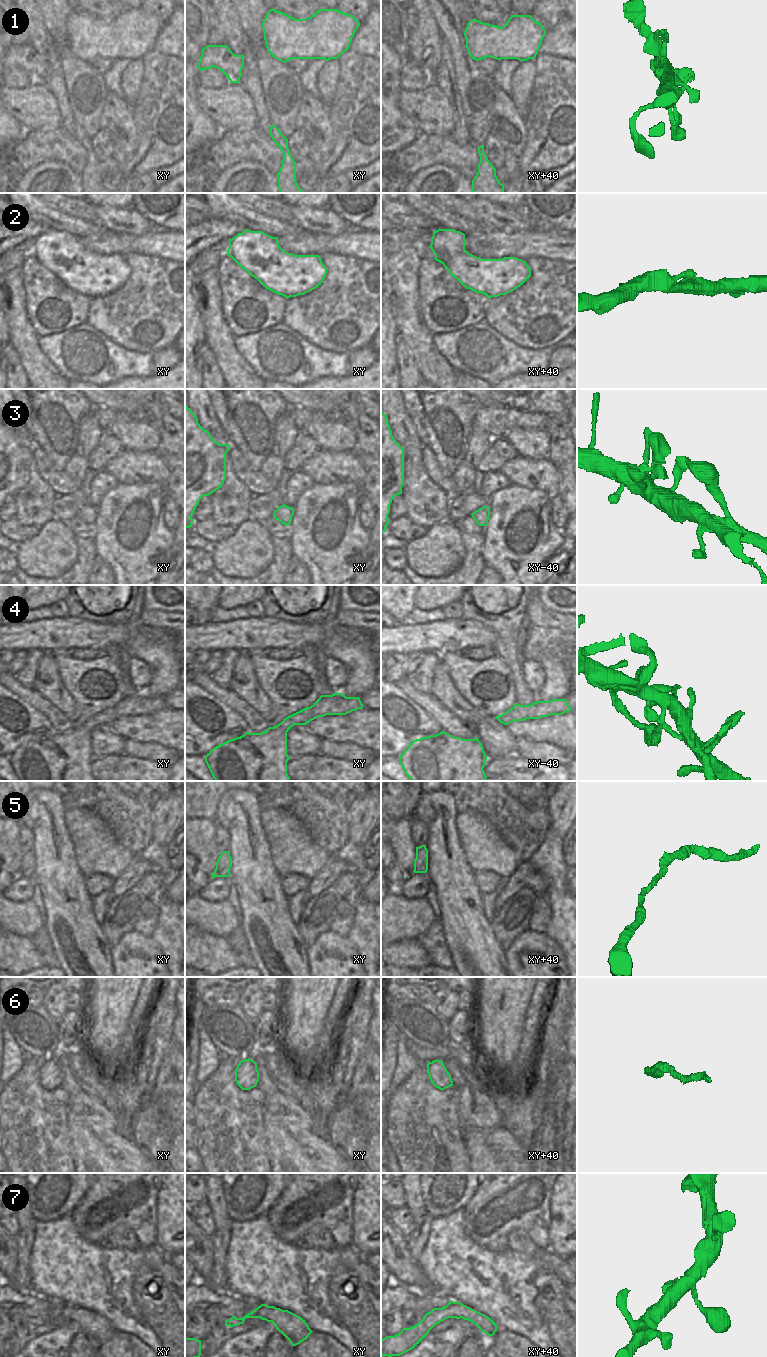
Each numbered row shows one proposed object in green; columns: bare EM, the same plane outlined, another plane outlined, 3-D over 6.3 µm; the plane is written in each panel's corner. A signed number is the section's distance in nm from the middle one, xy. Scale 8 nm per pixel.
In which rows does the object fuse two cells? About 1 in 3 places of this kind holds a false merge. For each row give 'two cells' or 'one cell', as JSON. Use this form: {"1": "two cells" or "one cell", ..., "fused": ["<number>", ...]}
{"1": "one cell", "2": "one cell", "3": "one cell", "4": "one cell", "5": "one cell", "6": "one cell", "7": "one cell", "fused": []}

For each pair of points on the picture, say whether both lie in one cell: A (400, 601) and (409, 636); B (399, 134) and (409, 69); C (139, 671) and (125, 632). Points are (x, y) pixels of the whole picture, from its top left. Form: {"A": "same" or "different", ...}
{"A": "different", "B": "different", "C": "different"}

